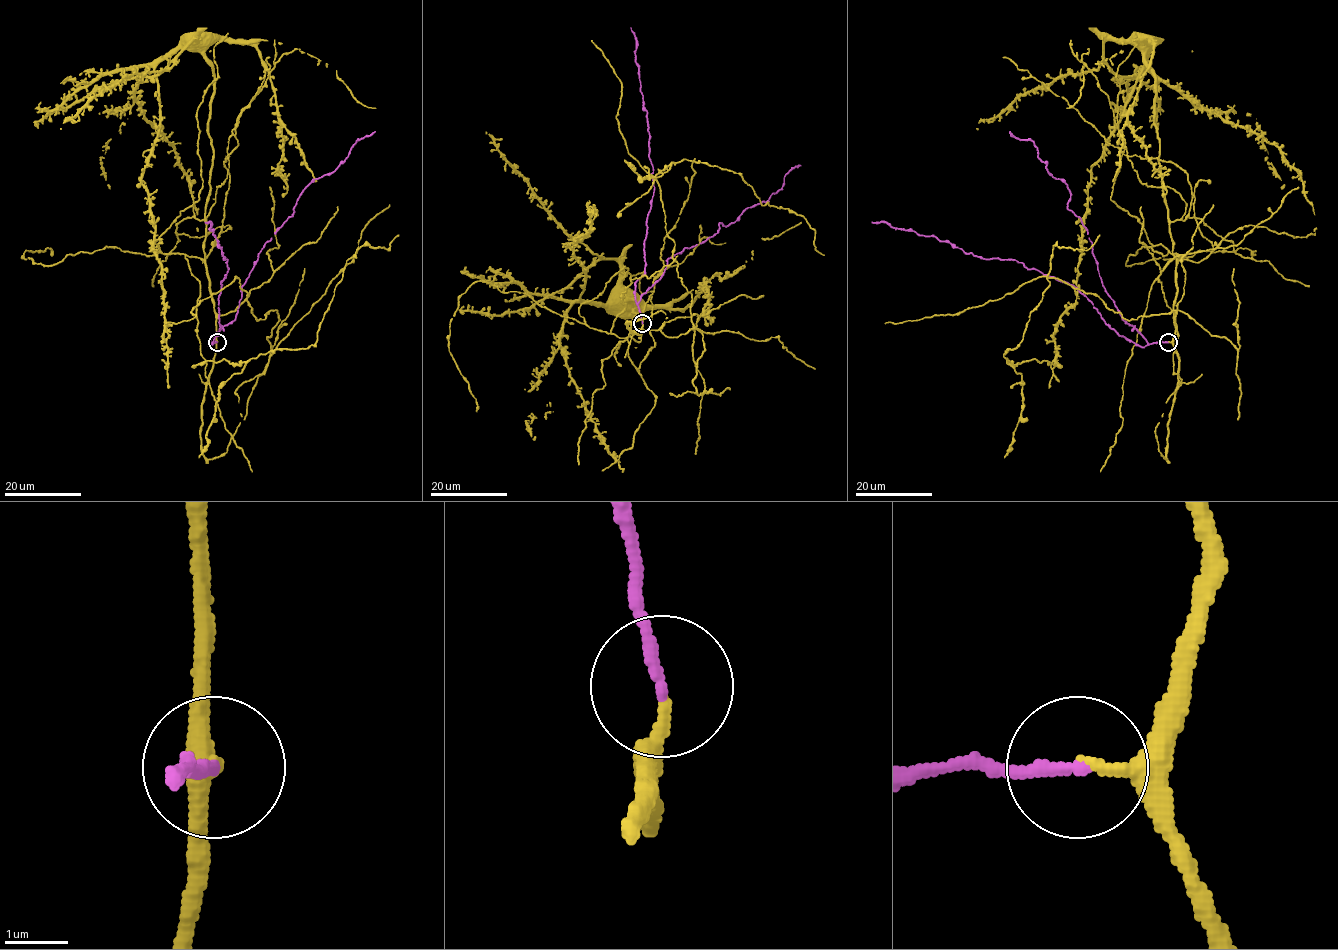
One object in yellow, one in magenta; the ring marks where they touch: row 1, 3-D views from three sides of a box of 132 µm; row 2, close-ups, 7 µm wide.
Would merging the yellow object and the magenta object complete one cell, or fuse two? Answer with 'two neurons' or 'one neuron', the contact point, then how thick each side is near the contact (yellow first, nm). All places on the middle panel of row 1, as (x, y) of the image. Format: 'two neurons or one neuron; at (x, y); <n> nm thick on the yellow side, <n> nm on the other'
one neuron; at (642, 323); 160 nm thick on the yellow side, 190 nm on the other

